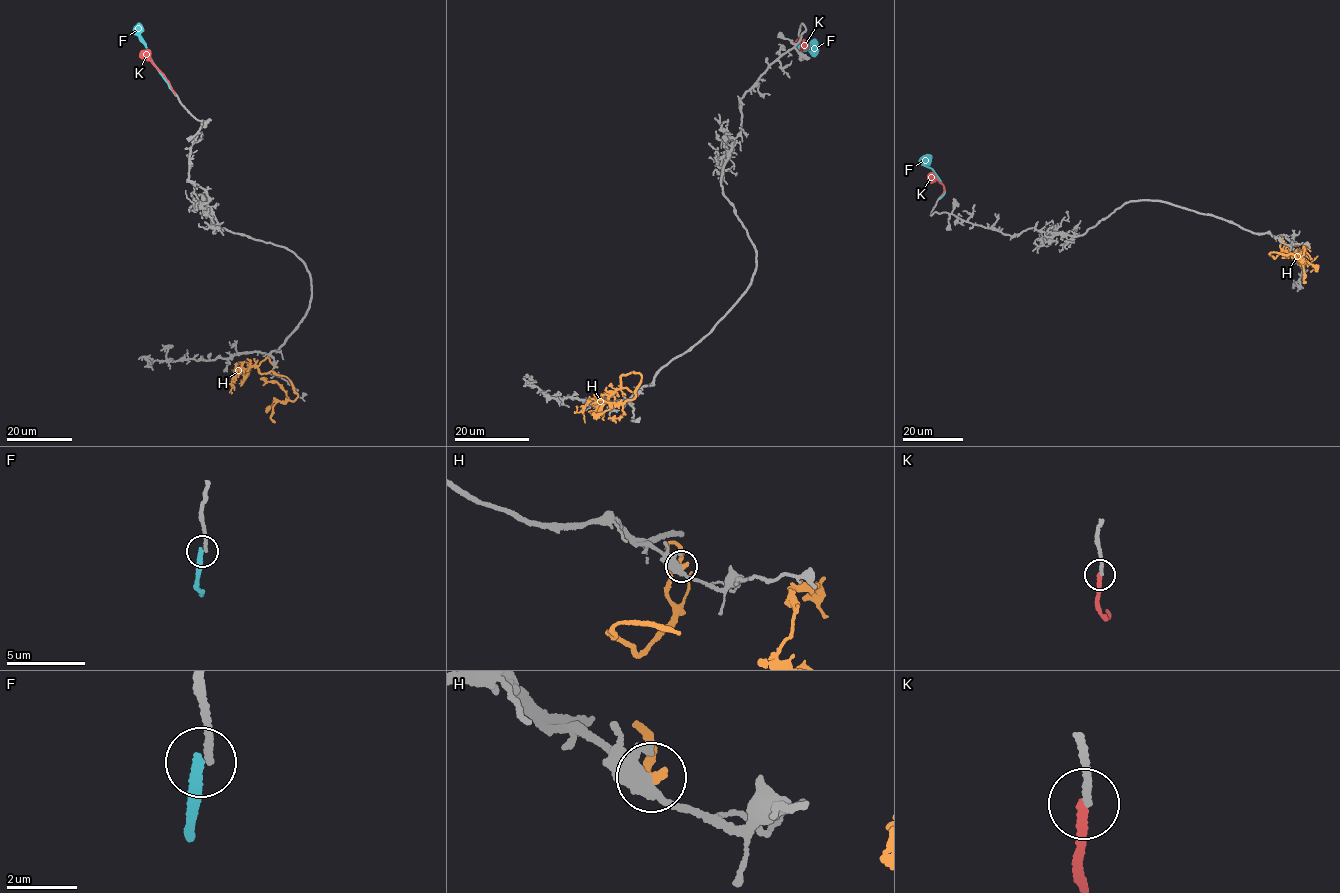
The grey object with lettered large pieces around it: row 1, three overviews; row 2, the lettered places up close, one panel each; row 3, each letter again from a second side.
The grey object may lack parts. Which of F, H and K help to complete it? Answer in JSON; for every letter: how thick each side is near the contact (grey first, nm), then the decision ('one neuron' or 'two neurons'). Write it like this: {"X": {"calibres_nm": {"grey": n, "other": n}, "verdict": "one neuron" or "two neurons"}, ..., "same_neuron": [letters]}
{"F": {"calibres_nm": {"grey": 190, "other": 280}, "verdict": "two neurons"}, "H": {"calibres_nm": {"grey": 360, "other": 280}, "verdict": "two neurons"}, "K": {"calibres_nm": {"grey": 170, "other": 220}, "verdict": "one neuron"}, "same_neuron": ["K"]}

